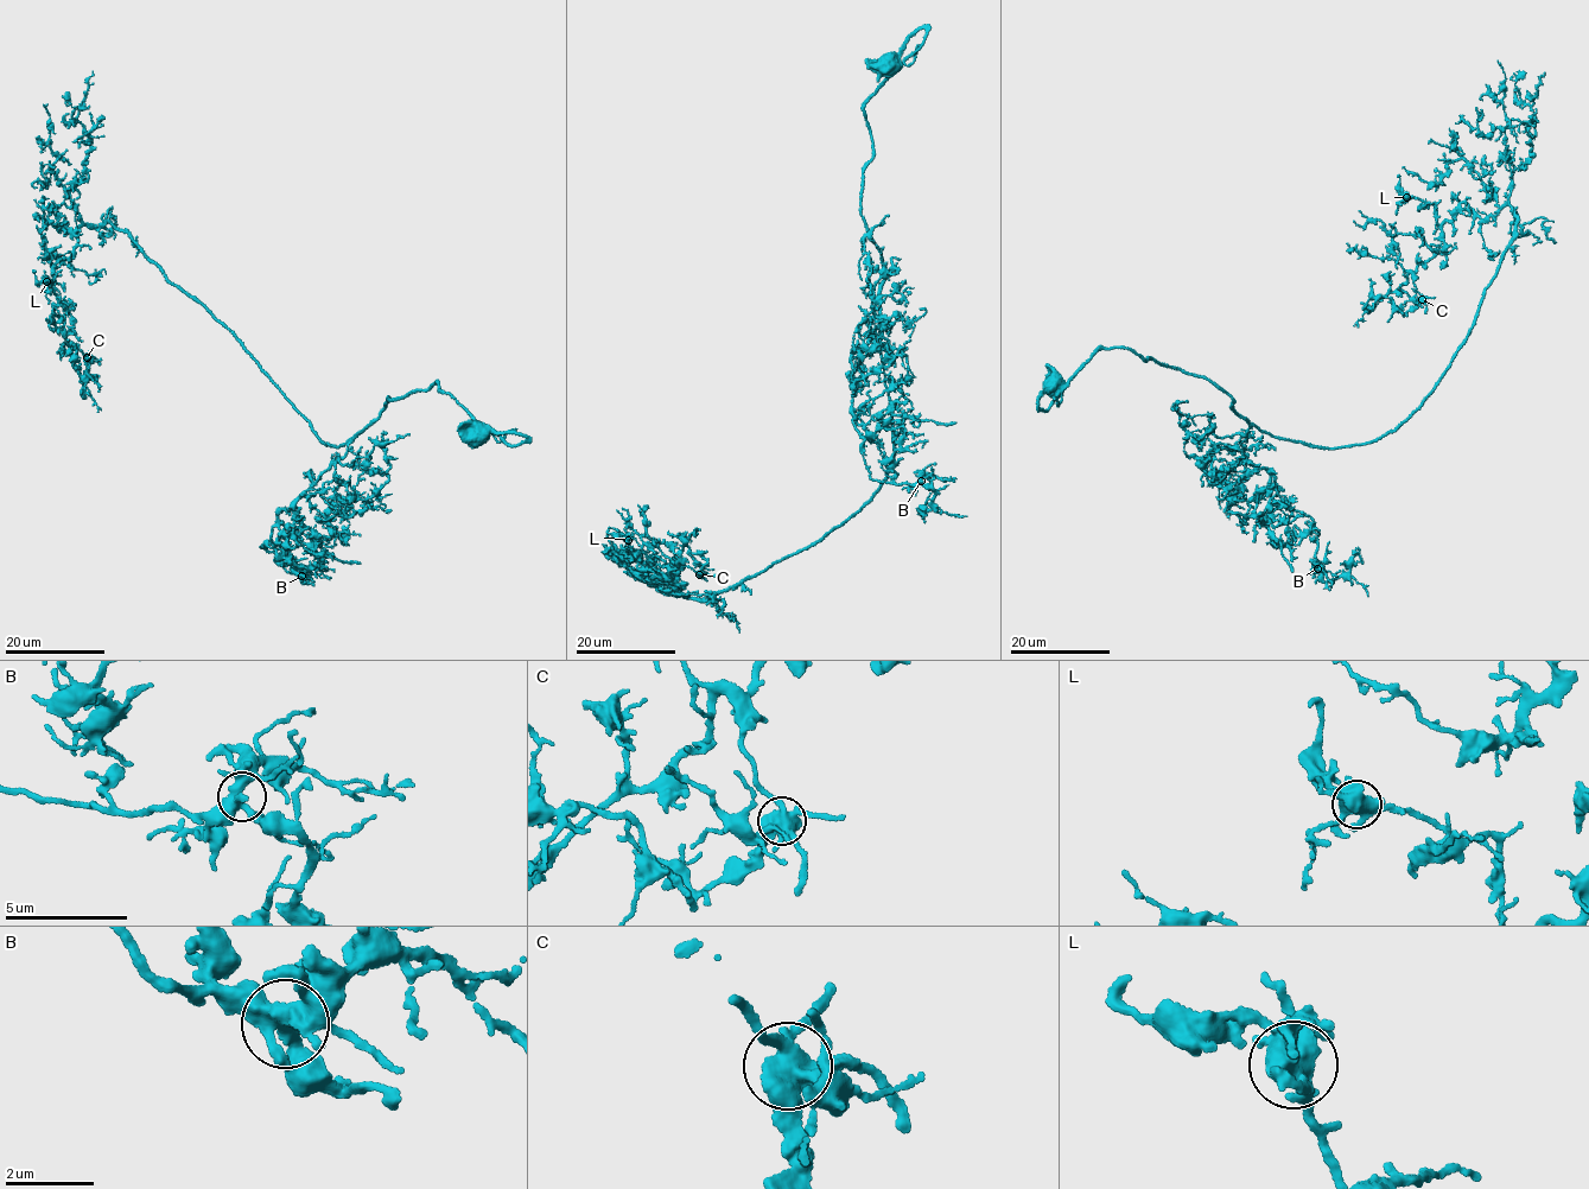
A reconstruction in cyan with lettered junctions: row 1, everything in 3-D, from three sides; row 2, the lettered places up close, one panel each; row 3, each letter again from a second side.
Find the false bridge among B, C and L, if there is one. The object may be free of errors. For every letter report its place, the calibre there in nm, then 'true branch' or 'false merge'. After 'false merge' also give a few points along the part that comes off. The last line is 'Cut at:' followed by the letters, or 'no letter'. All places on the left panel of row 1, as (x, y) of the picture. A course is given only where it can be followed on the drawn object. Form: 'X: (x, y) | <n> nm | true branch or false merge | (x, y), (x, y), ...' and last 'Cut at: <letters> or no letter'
B: (302, 576) | 420 nm | true branch
C: (87, 357) | 500 nm | false merge | (87, 357), (90, 379), (84, 377), (86, 373), (84, 385), (89, 395)
L: (46, 281) | 500 nm | true branch
Cut at: C

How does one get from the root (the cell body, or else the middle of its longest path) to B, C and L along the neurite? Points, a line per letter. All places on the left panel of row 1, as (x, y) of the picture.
B: (477, 431), (483, 425), (437, 380), (387, 395), (343, 456), (280, 510), (272, 546), (261, 546), (302, 576)
C: (477, 431), (437, 380), (323, 443), (108, 222), (82, 226), (53, 271), (87, 357)
L: (477, 431), (437, 380), (323, 443), (108, 222), (82, 226), (46, 281)

